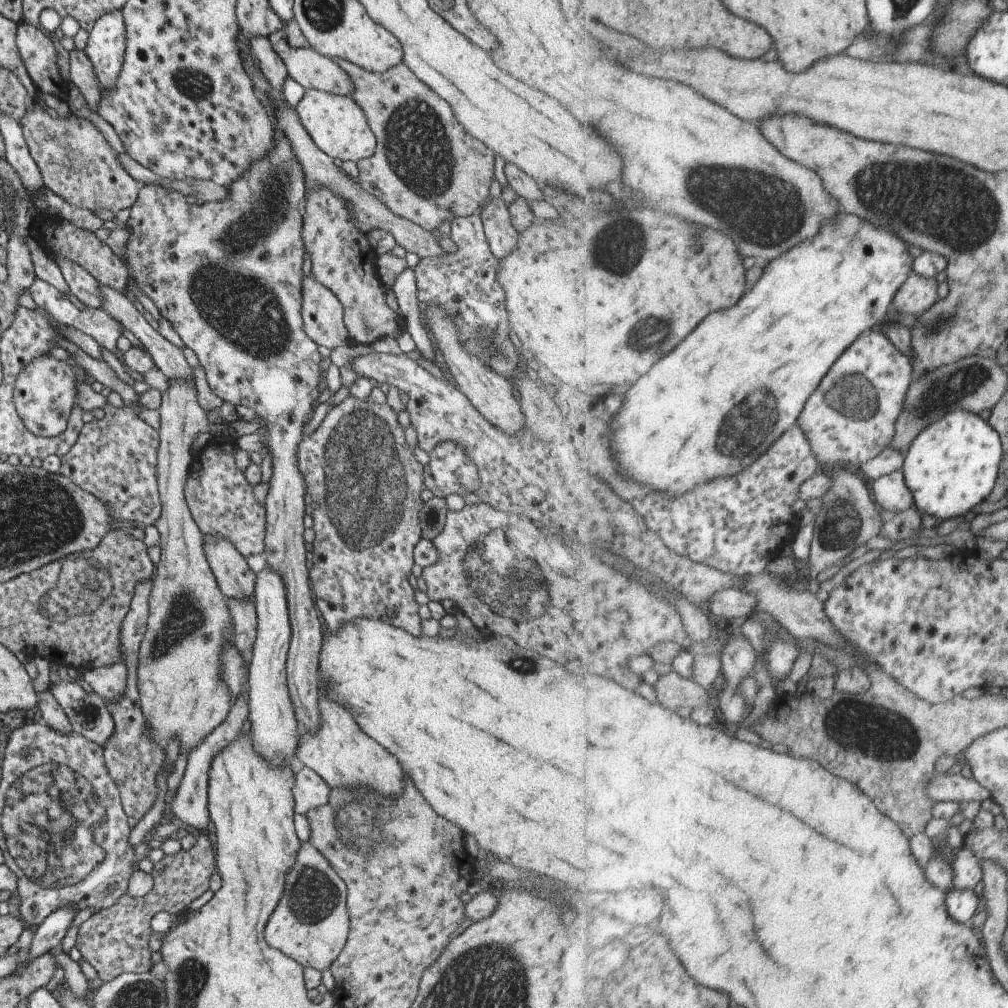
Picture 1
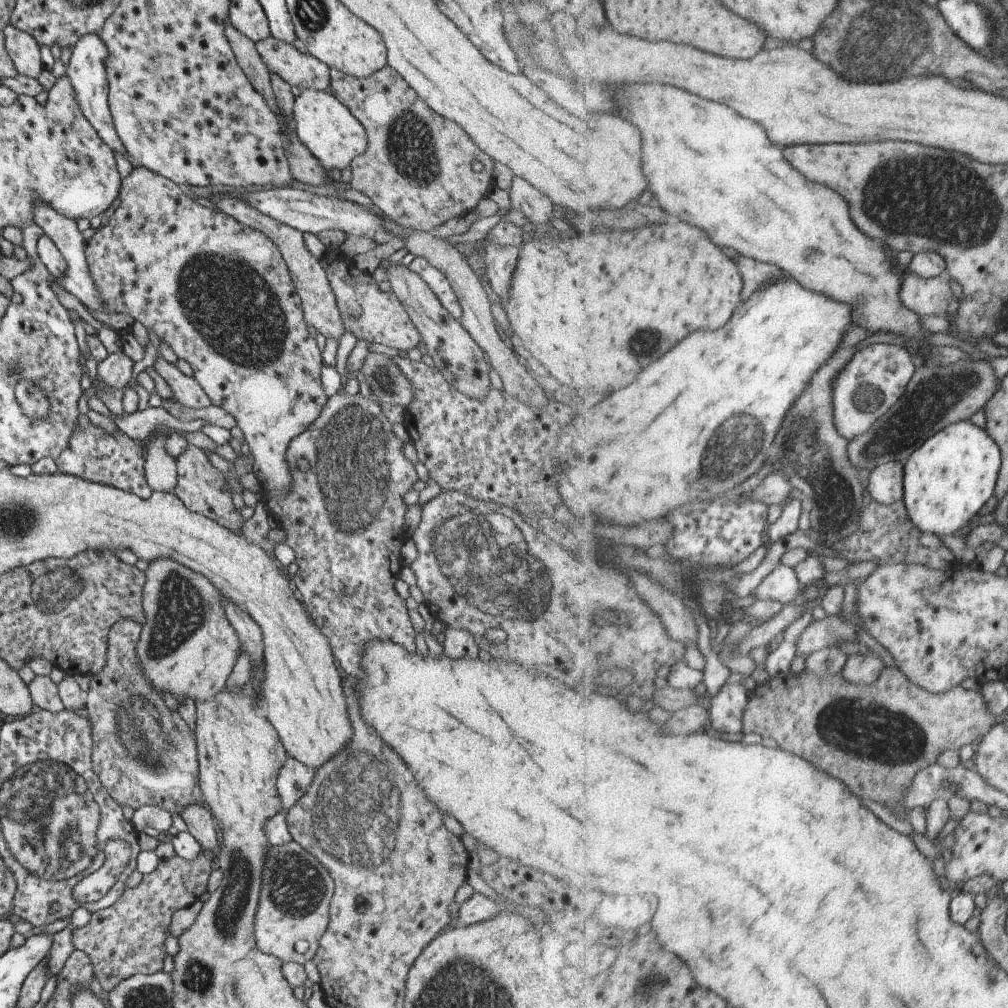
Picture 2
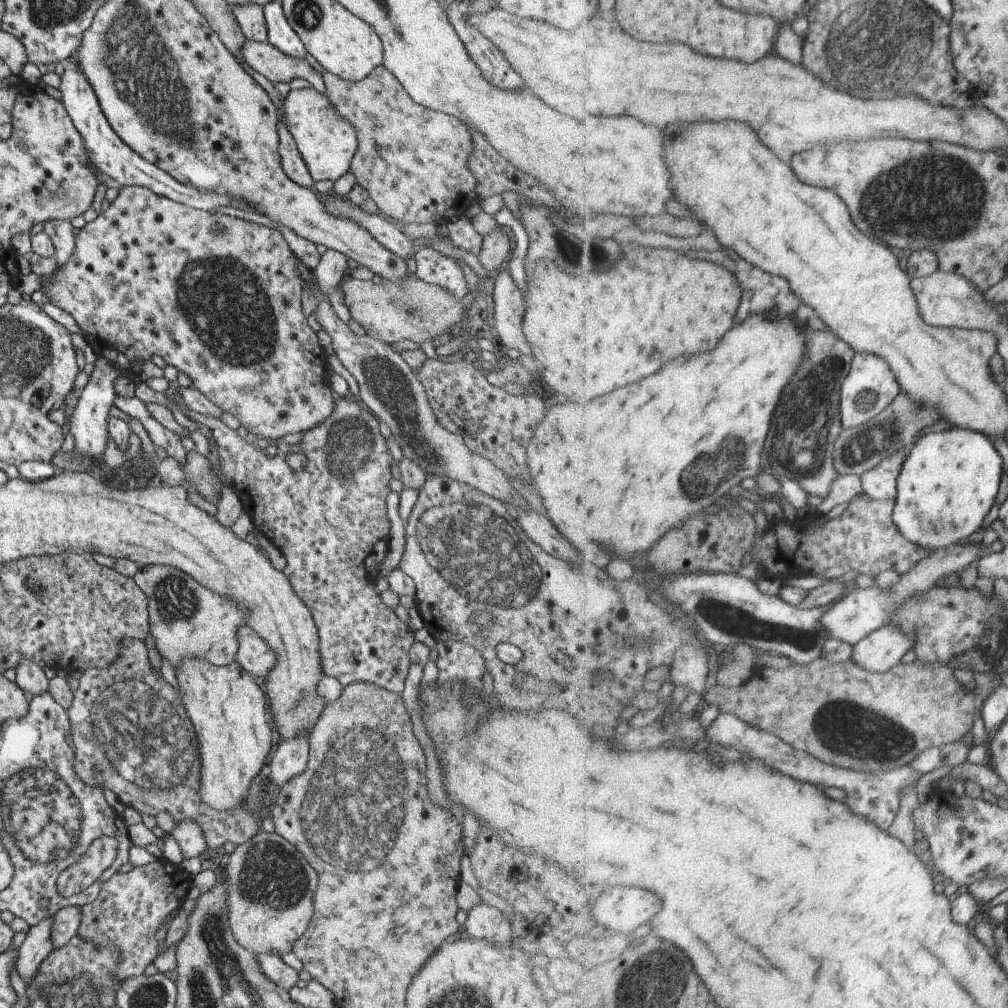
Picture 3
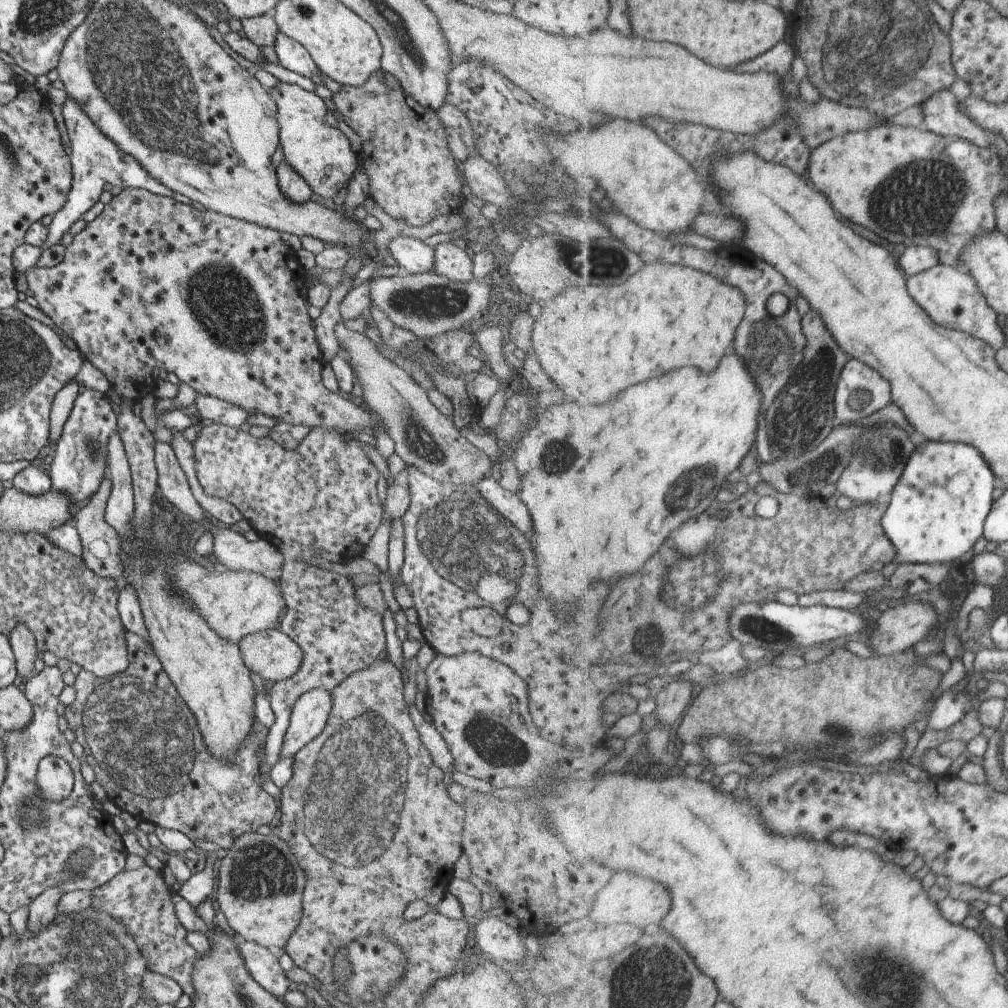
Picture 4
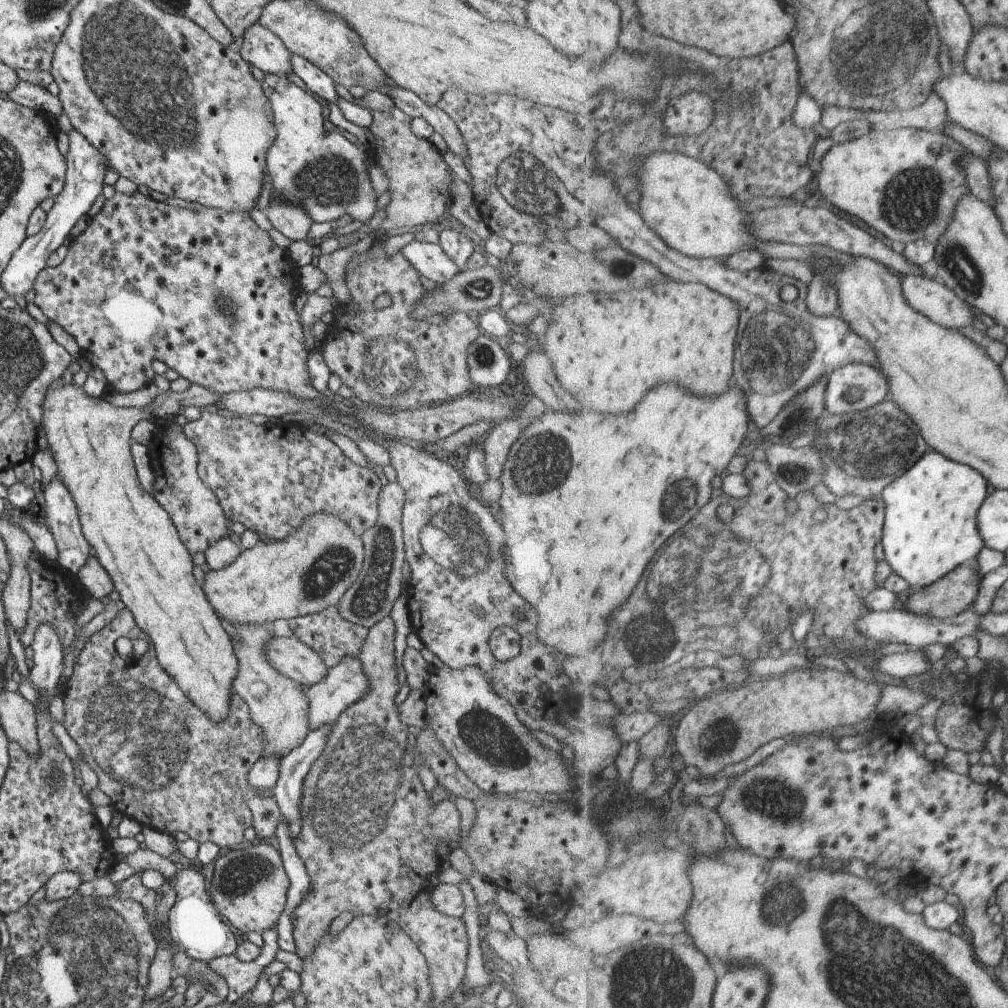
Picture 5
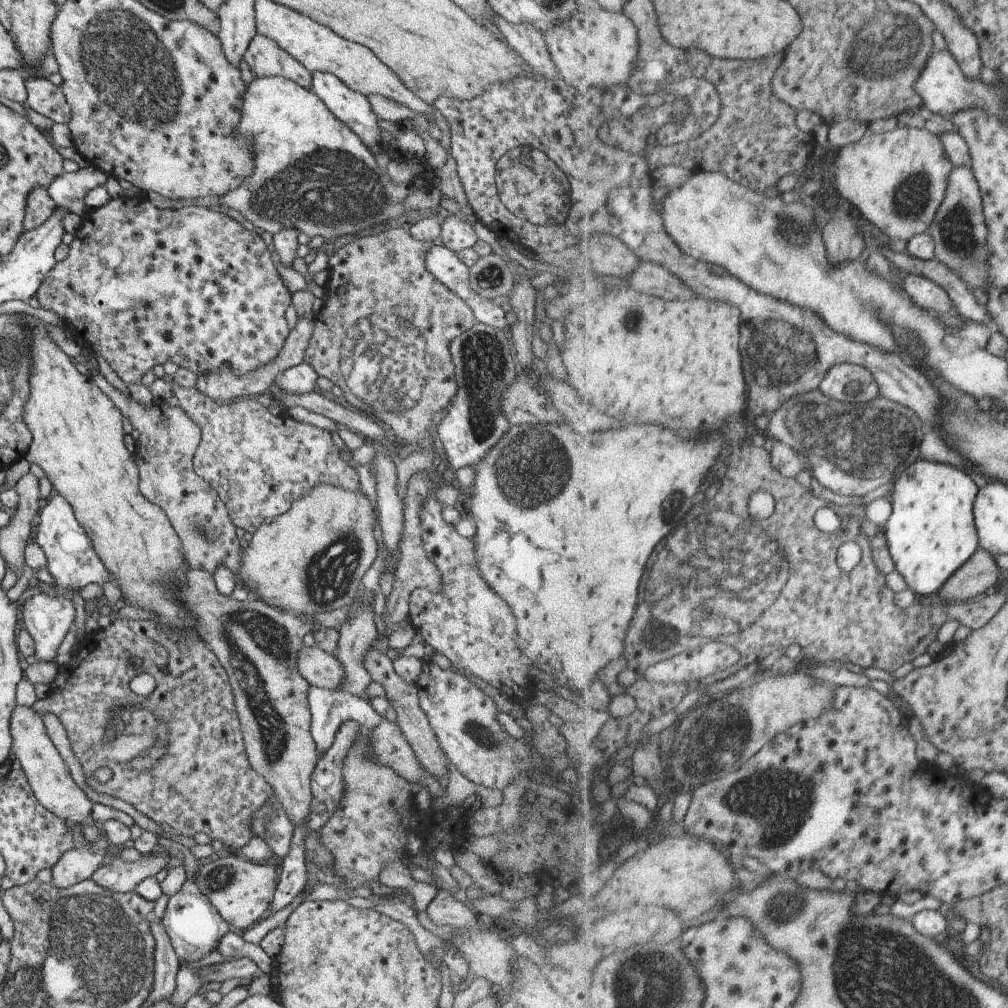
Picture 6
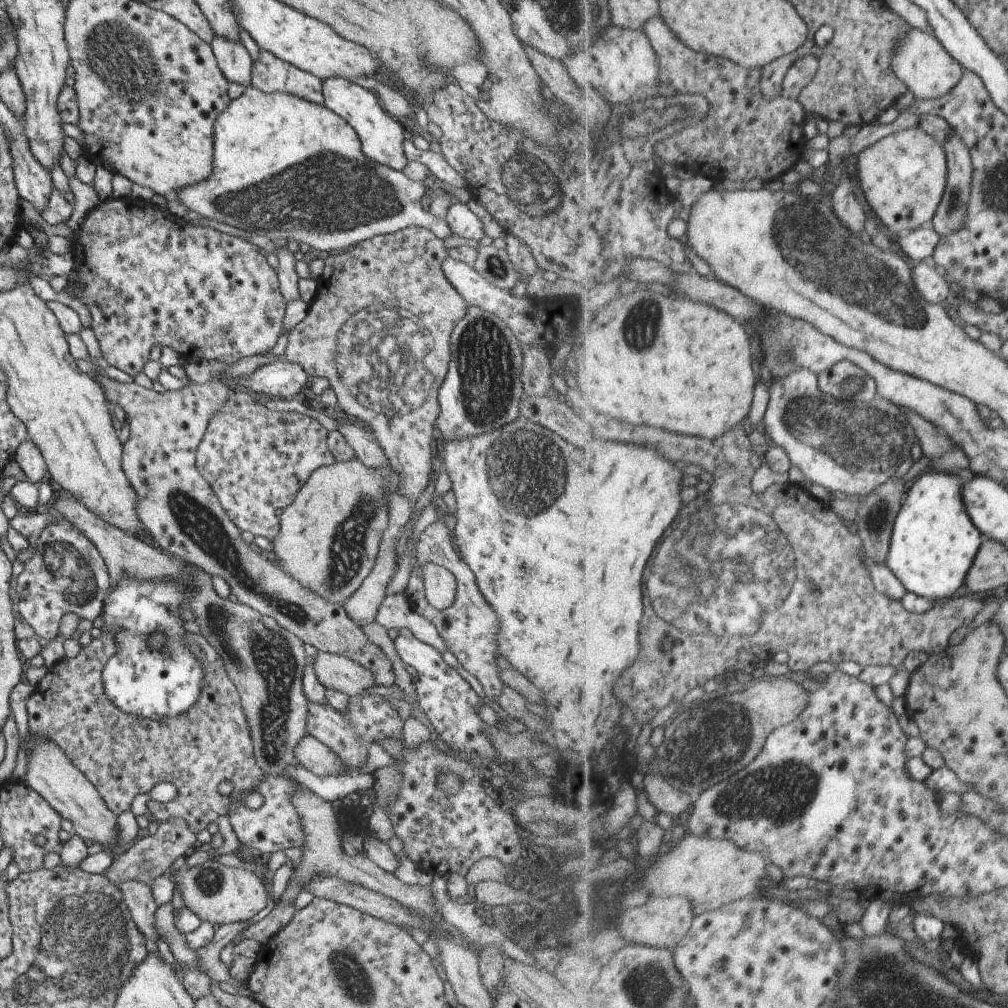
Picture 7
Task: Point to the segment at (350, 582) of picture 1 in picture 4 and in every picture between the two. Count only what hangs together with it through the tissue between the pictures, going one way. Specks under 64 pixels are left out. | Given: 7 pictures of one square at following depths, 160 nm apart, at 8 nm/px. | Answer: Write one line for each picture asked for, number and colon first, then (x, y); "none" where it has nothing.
2: (343, 517)
3: (334, 510)
4: (322, 496)

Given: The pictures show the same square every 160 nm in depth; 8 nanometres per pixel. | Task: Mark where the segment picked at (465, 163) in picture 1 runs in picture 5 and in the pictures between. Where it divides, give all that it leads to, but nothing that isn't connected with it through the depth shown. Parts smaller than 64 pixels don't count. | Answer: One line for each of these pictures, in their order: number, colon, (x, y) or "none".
2: (419, 169)
3: (412, 160)
4: (411, 174)
5: (419, 193)

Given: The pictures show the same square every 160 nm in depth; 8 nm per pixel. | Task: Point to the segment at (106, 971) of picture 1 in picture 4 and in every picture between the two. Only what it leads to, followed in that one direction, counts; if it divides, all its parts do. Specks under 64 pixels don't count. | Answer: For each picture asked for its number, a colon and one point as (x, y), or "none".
2: (124, 939)
3: (130, 906)
4: (138, 899)

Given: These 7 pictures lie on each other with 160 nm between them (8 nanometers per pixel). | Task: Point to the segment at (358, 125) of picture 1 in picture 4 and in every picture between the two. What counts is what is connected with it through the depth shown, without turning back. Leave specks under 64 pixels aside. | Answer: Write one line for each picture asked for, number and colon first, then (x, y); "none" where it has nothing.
2: (322, 124)
3: (326, 142)
4: (312, 146)

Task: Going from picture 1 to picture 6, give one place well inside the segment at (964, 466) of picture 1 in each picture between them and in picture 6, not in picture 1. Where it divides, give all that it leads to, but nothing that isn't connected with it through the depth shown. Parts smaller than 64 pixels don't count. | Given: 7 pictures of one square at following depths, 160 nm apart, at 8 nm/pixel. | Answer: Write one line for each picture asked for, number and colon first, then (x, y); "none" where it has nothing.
2: (947, 481)
3: (950, 479)
4: (937, 513)
5: (931, 527)
6: (931, 532)

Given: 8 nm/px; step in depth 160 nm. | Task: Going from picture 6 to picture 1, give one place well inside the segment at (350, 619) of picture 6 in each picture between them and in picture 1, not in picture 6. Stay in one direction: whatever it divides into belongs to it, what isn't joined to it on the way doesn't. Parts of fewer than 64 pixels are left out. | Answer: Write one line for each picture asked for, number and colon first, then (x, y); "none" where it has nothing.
1: (308, 792)
2: (293, 779)
3: (290, 759)
4: (309, 713)
5: (344, 683)

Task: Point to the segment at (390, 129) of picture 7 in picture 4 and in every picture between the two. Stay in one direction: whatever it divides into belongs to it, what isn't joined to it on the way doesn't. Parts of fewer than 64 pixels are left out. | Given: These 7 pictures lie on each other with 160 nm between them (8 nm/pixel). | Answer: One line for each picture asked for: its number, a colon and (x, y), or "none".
4: (291, 55)
5: (319, 84)
6: (352, 109)

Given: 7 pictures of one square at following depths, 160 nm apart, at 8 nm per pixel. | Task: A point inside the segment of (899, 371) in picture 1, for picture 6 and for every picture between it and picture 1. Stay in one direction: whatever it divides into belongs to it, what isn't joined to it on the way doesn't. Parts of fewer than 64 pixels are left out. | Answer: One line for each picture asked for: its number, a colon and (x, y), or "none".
2: (878, 376)
3: (870, 387)
4: (862, 391)
5: (856, 387)
6: (855, 384)

